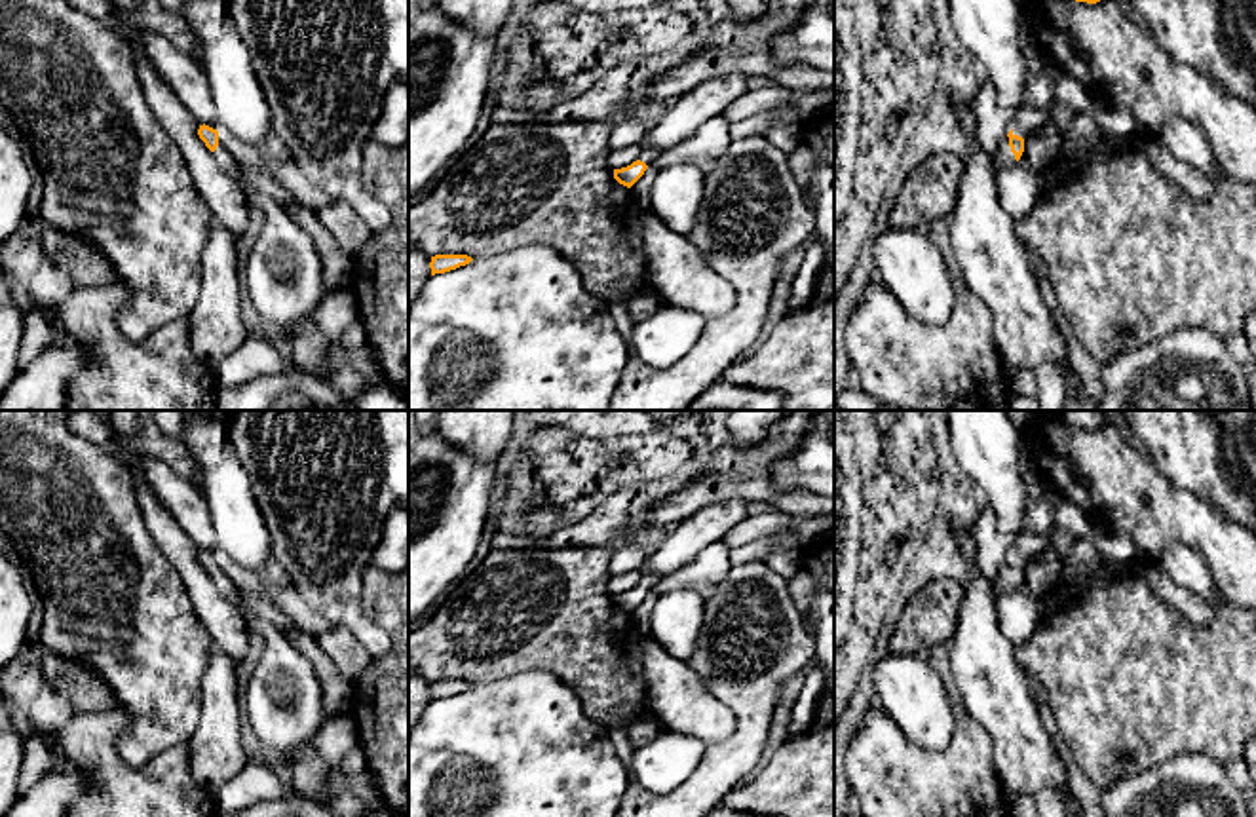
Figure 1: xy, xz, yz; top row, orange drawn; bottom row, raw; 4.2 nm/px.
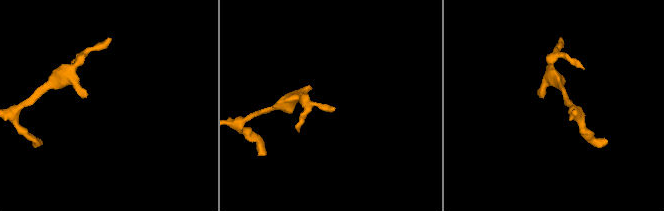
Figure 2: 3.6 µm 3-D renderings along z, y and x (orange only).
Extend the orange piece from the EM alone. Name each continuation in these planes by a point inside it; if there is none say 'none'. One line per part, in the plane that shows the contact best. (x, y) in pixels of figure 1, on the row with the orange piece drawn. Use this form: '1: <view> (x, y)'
1: yz (1004, 154)

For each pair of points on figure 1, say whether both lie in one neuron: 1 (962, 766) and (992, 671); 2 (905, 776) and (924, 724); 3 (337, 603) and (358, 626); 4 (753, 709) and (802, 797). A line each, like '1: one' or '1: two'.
1: two
2: two
3: one
4: two

